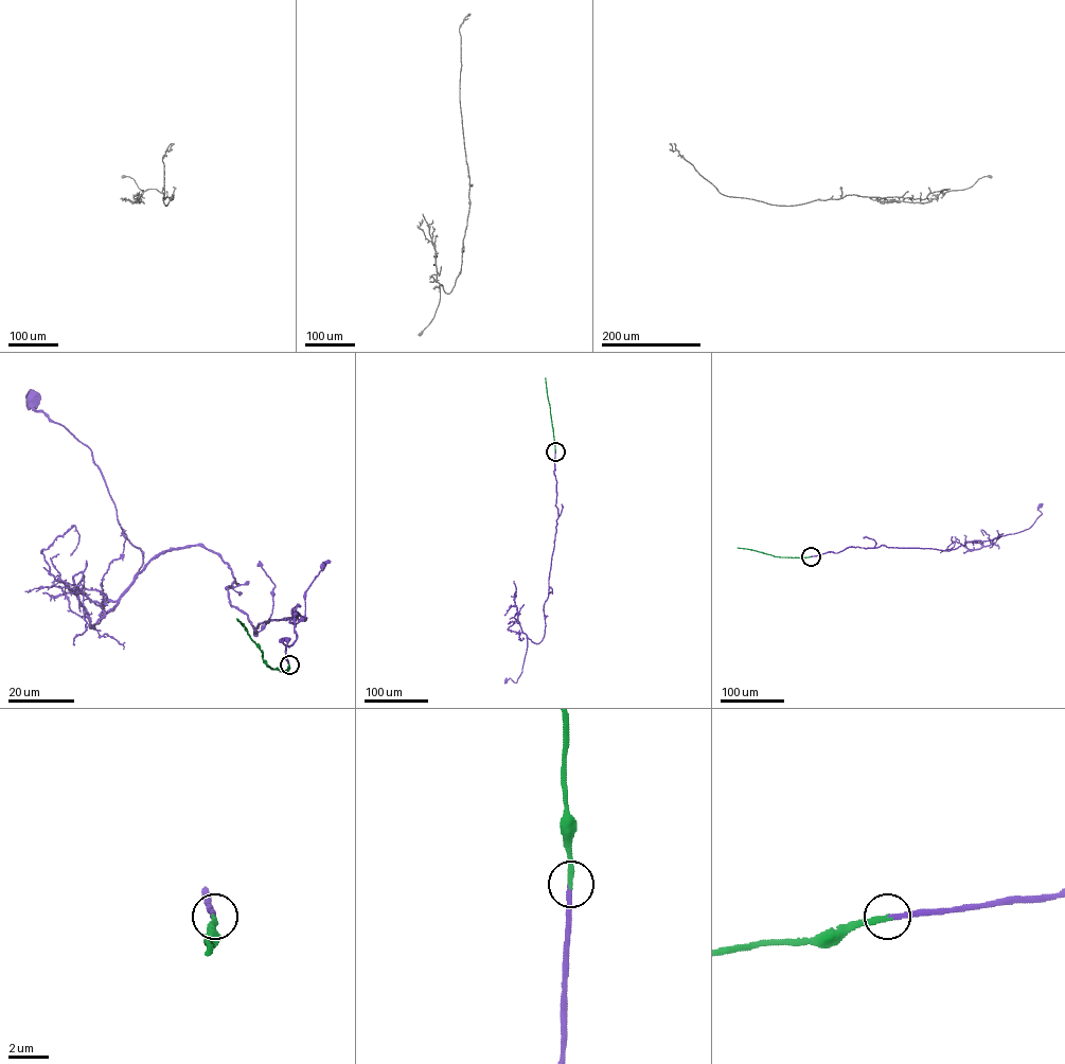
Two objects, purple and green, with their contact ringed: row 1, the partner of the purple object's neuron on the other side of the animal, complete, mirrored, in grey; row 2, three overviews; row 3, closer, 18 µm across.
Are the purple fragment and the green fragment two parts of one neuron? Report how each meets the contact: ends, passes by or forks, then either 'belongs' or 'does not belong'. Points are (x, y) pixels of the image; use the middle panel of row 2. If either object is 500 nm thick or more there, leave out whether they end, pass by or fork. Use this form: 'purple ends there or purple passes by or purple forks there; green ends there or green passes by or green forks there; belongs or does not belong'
purple ends there; green ends there; belongs

